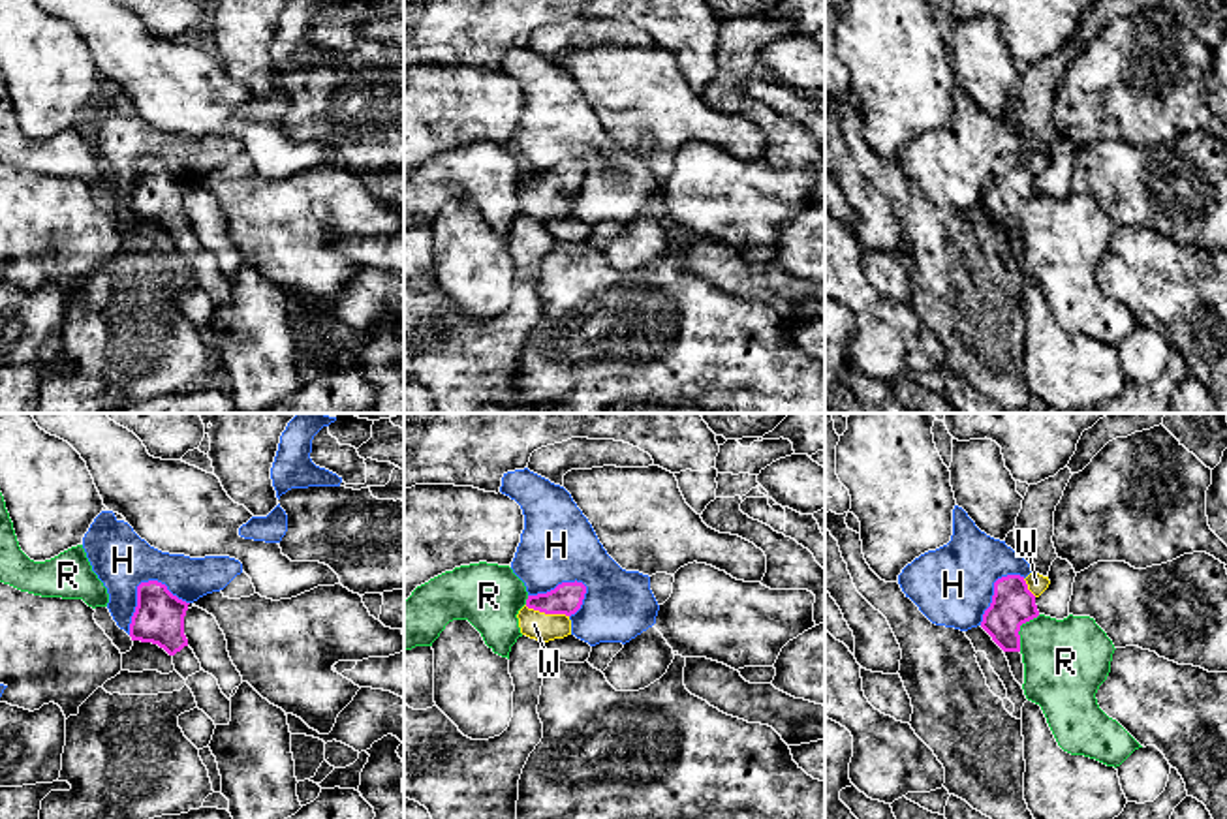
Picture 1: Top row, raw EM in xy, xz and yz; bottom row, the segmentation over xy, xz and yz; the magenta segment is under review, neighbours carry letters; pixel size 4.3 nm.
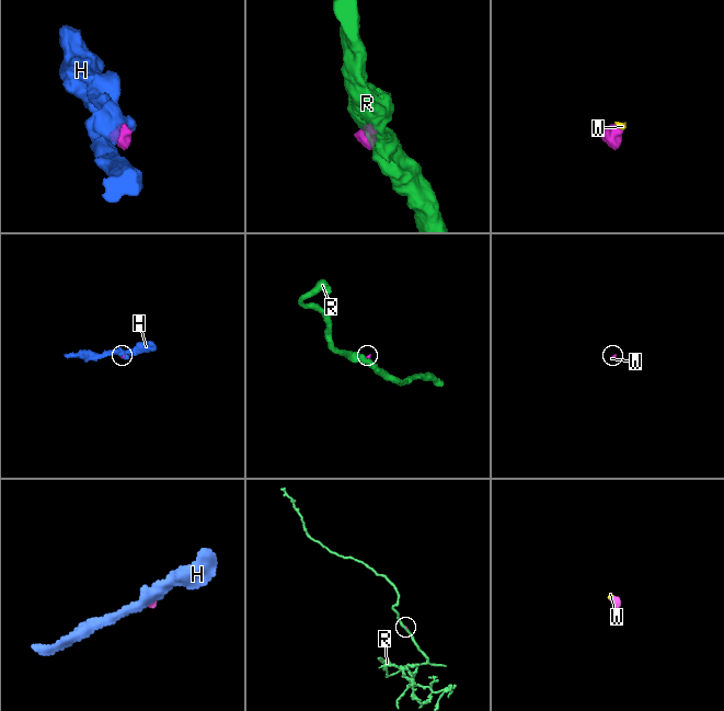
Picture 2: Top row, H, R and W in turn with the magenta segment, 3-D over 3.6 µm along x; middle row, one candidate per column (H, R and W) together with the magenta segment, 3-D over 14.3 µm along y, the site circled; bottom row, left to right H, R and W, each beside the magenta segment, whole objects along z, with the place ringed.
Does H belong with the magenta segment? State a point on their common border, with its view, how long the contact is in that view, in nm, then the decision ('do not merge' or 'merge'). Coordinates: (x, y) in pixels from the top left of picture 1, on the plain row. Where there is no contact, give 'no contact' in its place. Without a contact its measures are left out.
meets magenta in xy at (139, 164); contact 300 nm long; do not merge

